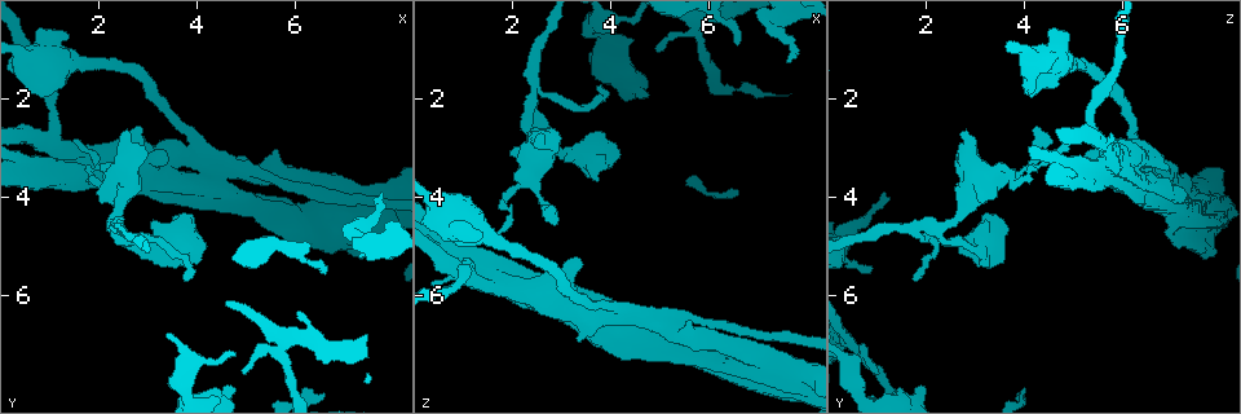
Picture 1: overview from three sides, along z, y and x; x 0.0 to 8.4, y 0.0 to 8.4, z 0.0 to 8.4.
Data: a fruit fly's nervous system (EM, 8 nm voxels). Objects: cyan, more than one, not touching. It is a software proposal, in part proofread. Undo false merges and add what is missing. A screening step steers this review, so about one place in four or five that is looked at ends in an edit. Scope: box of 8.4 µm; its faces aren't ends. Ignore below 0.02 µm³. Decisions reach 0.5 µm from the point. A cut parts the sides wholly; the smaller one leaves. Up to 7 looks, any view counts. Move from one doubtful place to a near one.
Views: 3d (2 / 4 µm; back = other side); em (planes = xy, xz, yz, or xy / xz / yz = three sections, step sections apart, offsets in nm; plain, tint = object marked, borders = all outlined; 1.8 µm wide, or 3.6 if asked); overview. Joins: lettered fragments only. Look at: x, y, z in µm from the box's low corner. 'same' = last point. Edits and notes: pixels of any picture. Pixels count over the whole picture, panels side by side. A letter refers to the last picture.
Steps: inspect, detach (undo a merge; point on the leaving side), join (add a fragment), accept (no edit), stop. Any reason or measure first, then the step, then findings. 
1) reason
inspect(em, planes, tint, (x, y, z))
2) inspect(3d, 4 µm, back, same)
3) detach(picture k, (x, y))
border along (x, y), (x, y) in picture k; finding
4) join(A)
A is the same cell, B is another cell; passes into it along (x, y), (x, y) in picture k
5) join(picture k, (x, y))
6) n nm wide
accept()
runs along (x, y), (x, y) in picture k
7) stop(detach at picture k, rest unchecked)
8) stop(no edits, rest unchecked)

stops while still wide
inspect(3d, 4 µm, (1.45, 0.75, 4.75))

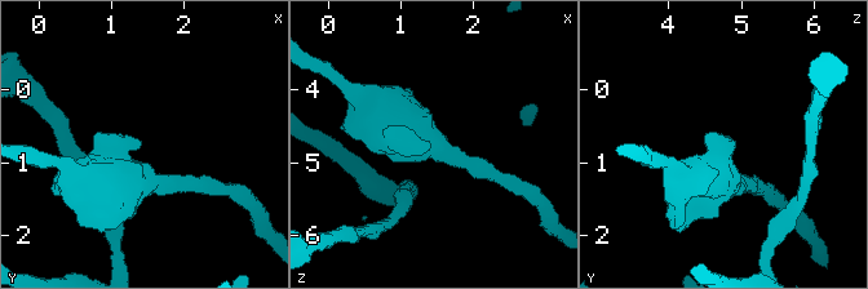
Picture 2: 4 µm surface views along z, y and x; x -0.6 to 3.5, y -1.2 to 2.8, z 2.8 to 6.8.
inspect(em, 3.6 µm, xz, step 8, borders, (1.45, 0.70, 4.75))

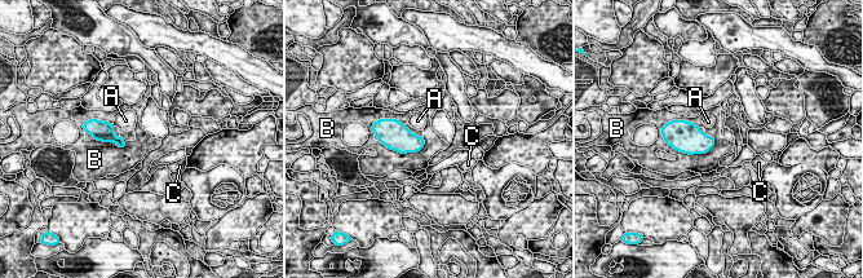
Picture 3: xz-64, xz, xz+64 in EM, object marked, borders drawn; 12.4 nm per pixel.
accept()
A, B and C are other cells; border along (716, 141), (704, 153), (676, 150) in picture 3; none of them fits

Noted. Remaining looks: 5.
stops while still wide
inspect(3d, 4 µm, (3.85, 5.10, 2.70))

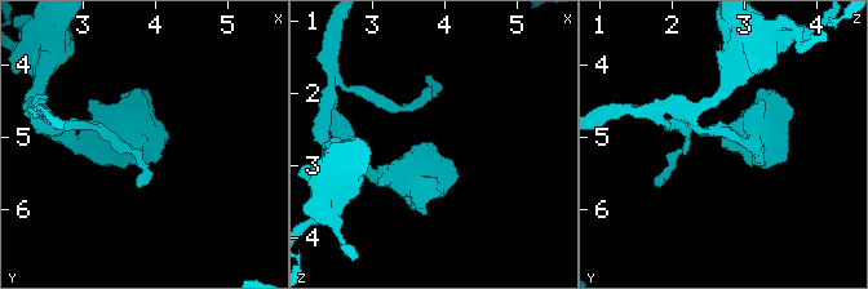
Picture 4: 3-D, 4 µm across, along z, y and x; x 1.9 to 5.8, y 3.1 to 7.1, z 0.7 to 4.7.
shape alone is not enough
inspect(em, yz, step 16, tint, (3.85, 5.10, 2.65))

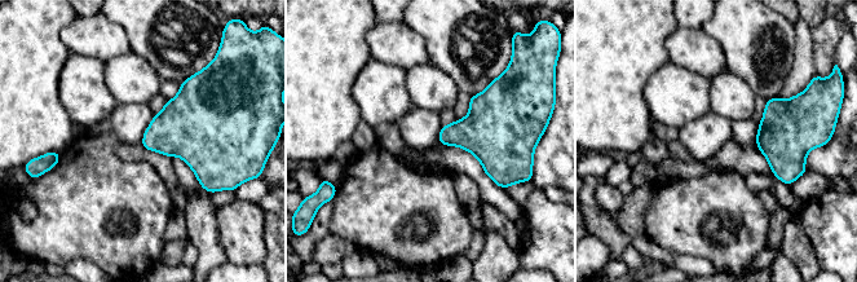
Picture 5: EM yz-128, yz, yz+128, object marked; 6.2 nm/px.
inspect(em, planes, borders, same)

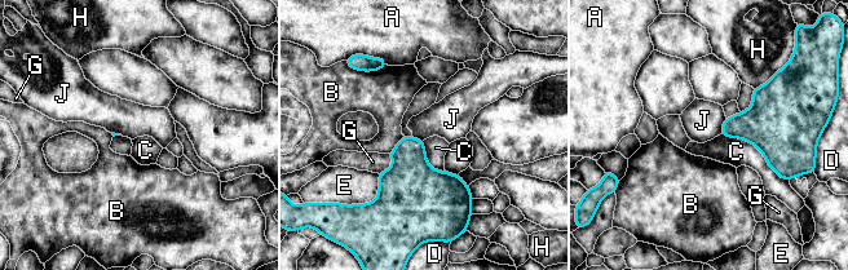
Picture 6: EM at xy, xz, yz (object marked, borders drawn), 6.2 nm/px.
C touches over 500 nm
accept()
A, B, C, D, E, G, H and J are other cells; border along (725, 116), (720, 133) in picture 6; none of them fits

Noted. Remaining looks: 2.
an open end
inspect(3d, 4 µm, (4.80, 7.95, 1.95))

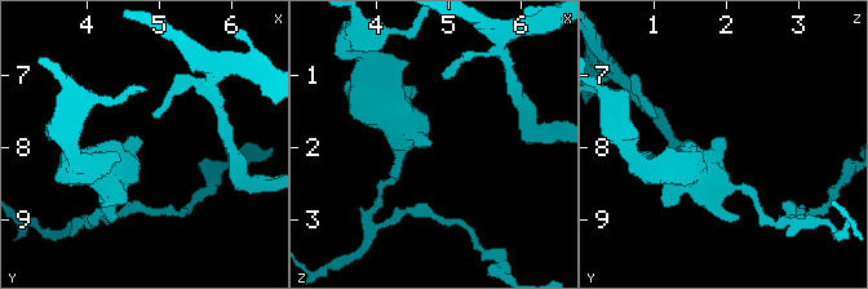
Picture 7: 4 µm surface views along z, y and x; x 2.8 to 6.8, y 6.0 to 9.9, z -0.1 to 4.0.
shape alone is not enough
inspect(em, planes, borders, (4.80, 7.95, 1.95))

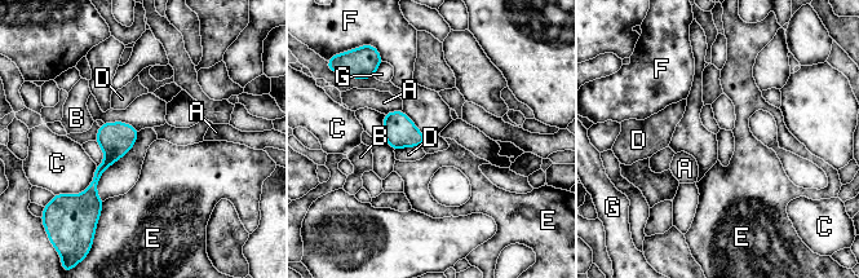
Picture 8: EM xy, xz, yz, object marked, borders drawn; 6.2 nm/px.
C touches over 240 nm
accept()
A, B, C, D, E, F and G are other cells; border along (420, 145), (403, 146), (394, 150) in picture 8; no lettered fragment goes on from it

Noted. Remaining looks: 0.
stop(no edits, rest unchecked)

